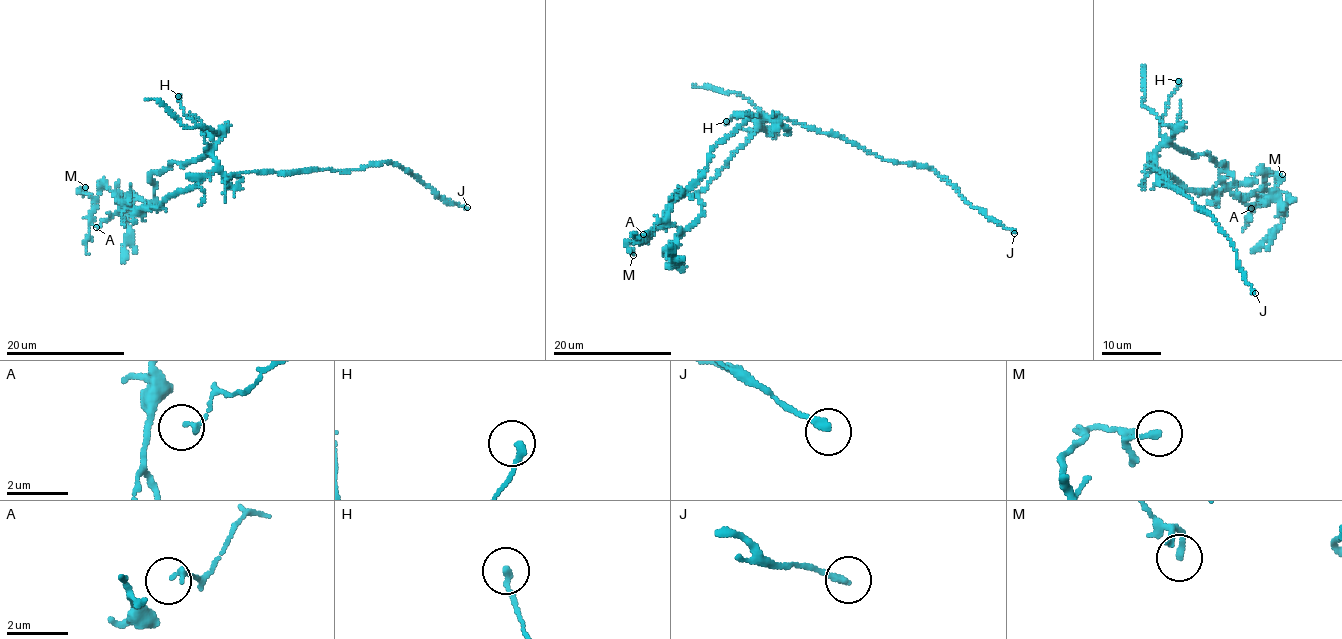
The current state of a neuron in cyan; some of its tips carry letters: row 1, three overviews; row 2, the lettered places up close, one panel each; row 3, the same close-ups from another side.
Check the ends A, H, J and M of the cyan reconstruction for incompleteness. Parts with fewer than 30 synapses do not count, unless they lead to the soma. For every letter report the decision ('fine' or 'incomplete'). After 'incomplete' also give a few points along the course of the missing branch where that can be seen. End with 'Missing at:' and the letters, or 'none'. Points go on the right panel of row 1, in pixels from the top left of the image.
A: fine
H: fine
J: fine
M: fine
Missing at: none

